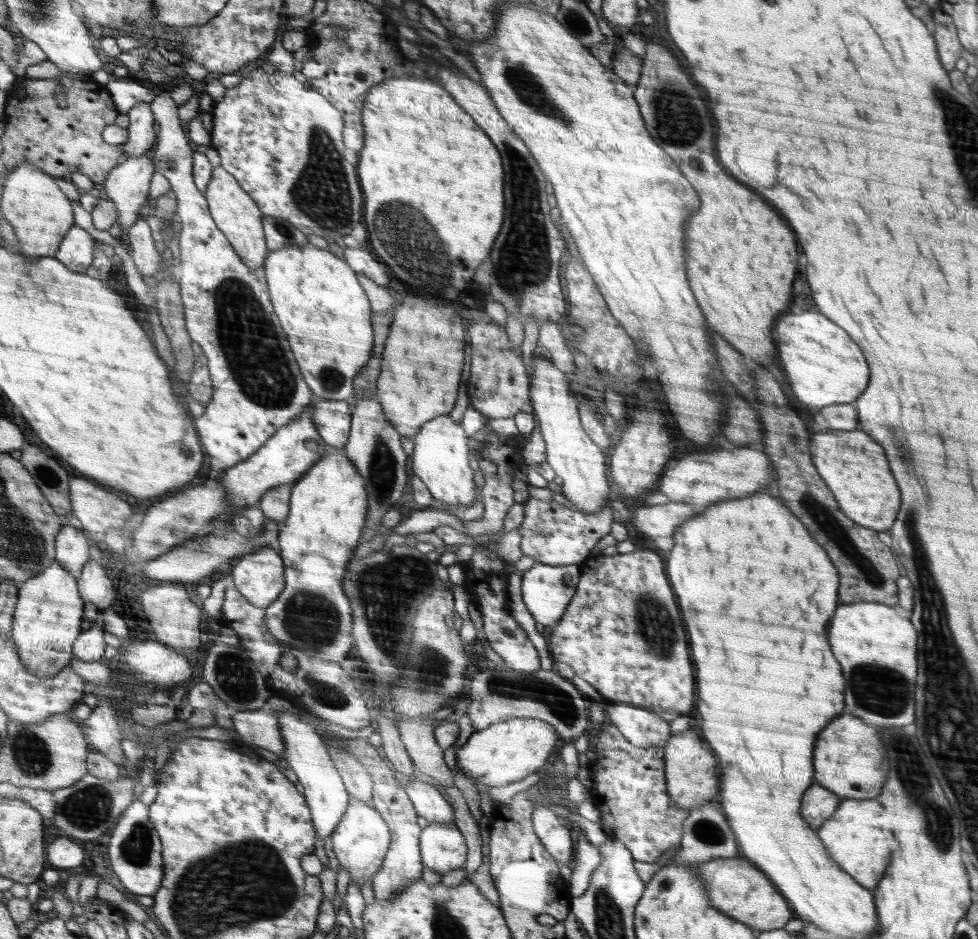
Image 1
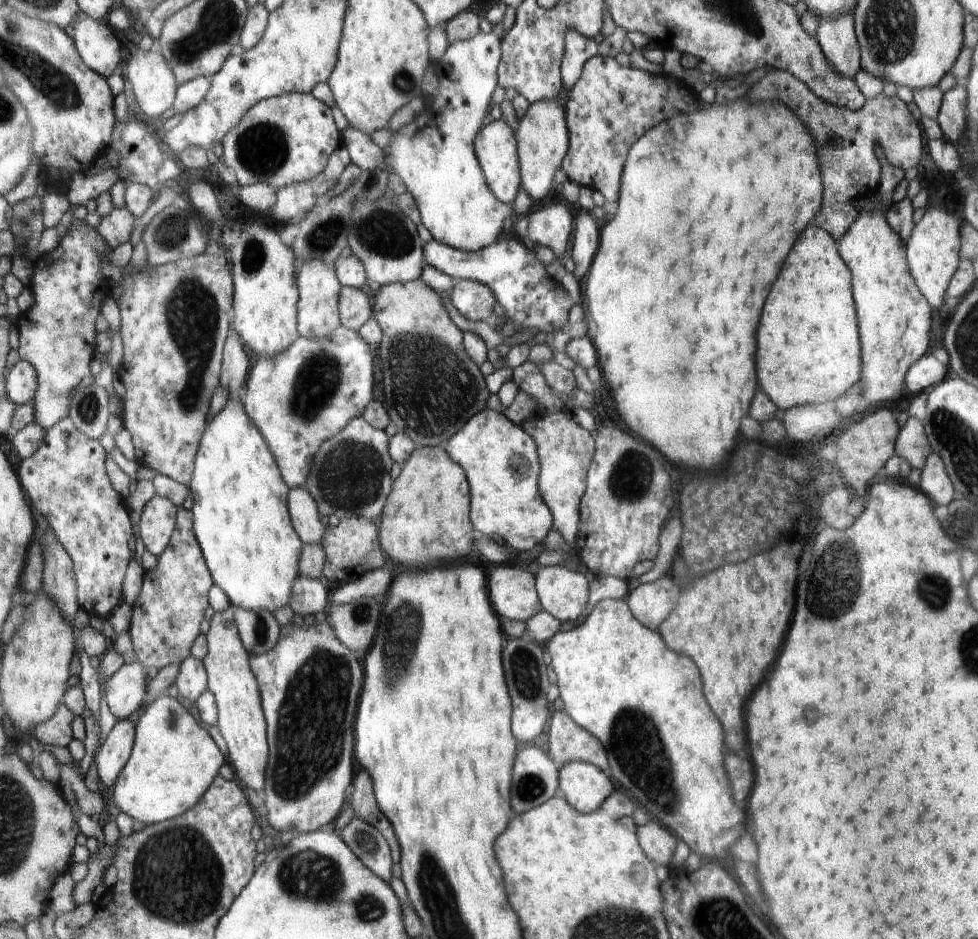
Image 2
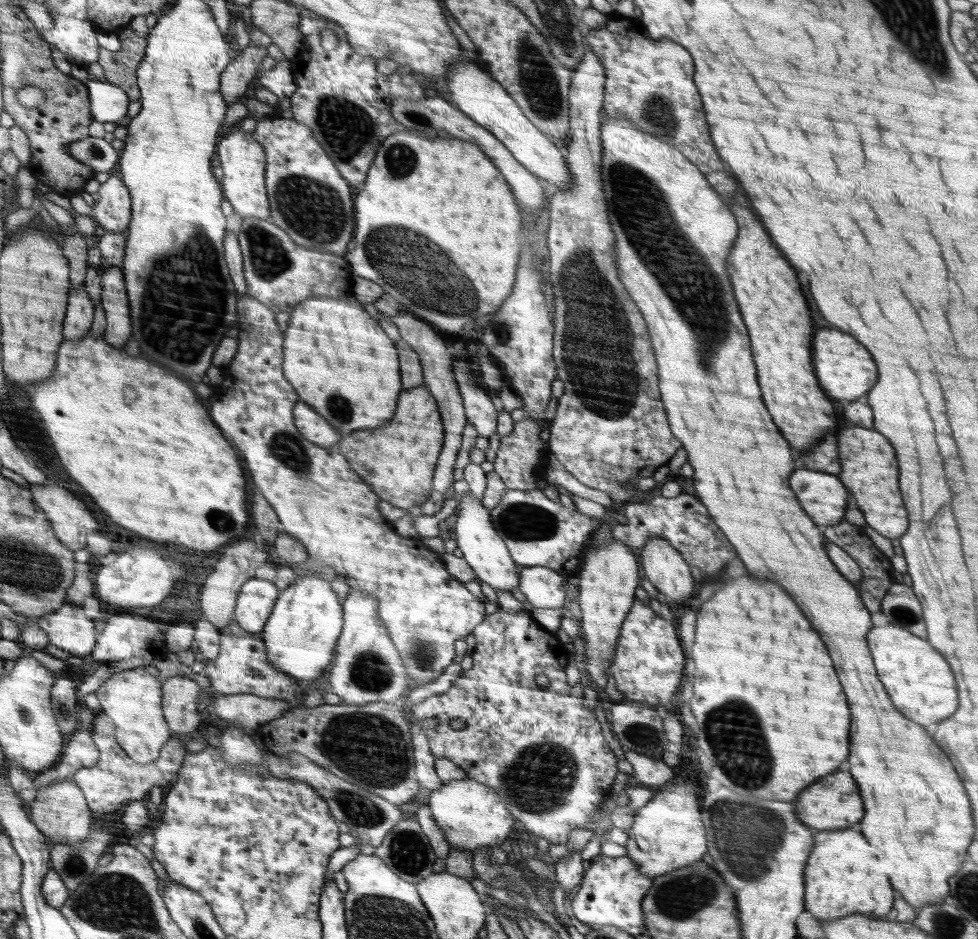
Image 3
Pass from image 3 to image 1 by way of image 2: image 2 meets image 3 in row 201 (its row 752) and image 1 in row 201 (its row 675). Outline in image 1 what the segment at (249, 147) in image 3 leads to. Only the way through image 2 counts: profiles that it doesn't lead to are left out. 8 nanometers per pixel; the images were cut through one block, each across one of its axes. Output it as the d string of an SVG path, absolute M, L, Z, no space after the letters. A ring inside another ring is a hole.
M216 167L207 190L211 211L220 228L236 247L236 252L252 270L263 267L270 249L267 247L266 233L263 228L263 212L254 198L239 184L227 168Z

